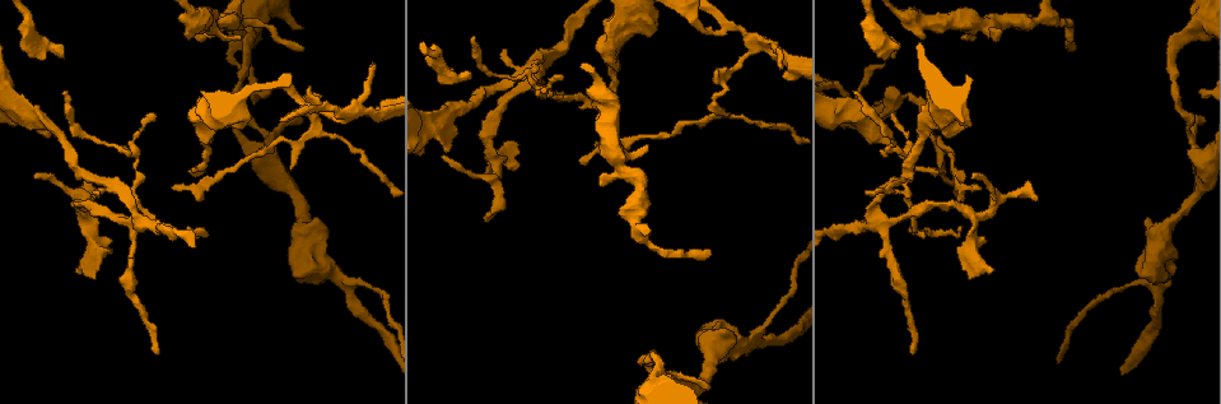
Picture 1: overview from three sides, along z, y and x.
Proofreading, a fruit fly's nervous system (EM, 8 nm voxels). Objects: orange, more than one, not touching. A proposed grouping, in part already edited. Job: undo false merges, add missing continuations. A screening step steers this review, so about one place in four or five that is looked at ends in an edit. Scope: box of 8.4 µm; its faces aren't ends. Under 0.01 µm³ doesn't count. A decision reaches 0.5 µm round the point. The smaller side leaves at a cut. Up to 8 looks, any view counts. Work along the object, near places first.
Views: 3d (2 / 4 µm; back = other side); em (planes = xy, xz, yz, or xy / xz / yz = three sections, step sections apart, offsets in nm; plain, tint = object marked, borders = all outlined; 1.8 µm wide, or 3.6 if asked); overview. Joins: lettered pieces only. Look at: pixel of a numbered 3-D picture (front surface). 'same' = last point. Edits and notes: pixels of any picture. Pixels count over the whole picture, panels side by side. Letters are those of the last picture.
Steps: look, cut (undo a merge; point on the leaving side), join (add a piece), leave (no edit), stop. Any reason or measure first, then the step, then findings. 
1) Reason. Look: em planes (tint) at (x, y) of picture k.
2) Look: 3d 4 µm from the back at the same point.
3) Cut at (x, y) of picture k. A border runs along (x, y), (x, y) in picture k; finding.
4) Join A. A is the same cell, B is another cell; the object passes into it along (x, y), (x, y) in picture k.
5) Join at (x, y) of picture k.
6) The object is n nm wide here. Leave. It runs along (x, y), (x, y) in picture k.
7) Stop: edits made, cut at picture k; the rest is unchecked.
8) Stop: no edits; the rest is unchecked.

Thick turns thin. Look: 3d 2 µm at (258, 41) of picture 1.

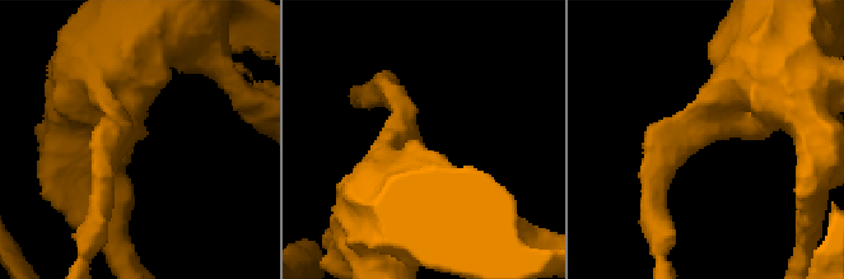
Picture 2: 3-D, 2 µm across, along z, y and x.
Look: em xz step 4 (tint) at (140, 138) of picture 2.

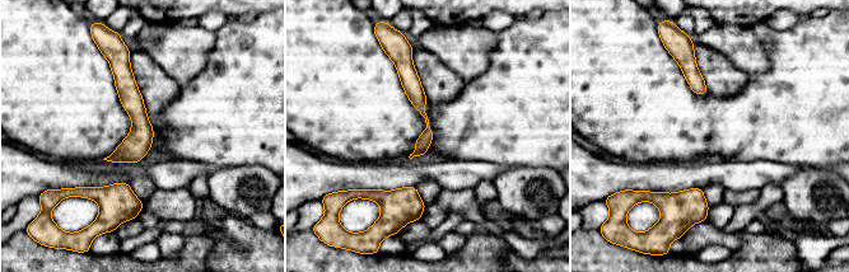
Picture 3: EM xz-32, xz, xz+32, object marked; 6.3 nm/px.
Another direction. Look: em planes (borders) at the same point.

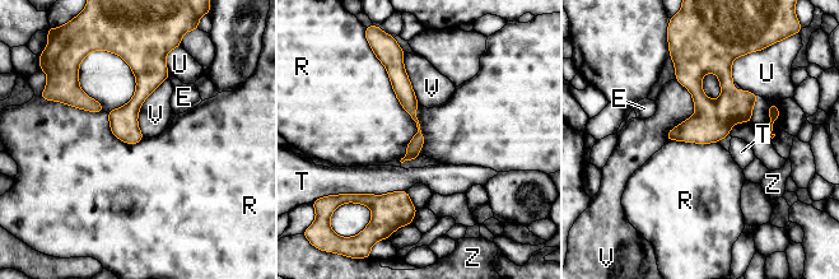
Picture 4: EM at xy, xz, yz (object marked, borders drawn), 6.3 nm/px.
Leave. E, R, T, U, V and Z are other cells; it runs along (400, 68), (418, 124), (409, 157) in picture 4; continuous, no second neuron.

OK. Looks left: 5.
Looks like a crossing. Look: em xz step 8 (tint) at (116, 187) of picture 1.

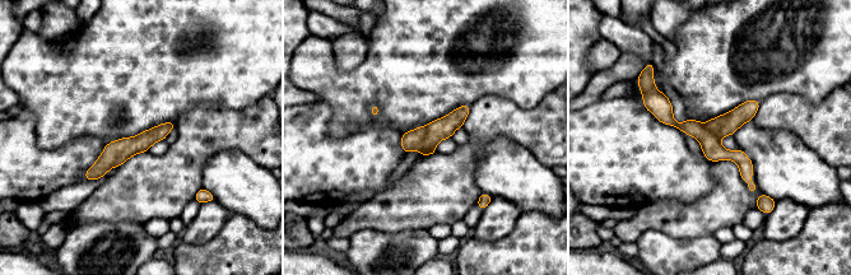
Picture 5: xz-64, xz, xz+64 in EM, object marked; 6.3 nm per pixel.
Cut it another way. Look: em planes (borders) at the same point.

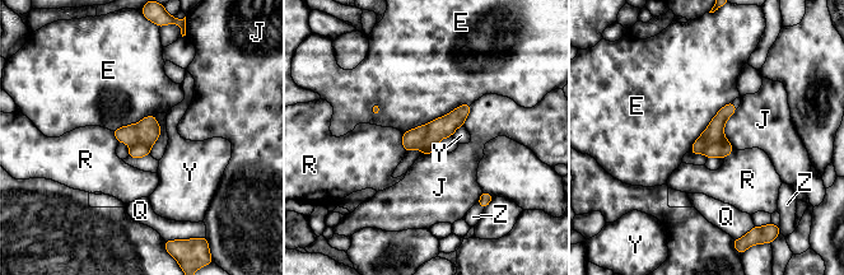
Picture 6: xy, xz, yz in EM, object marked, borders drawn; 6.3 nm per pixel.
The object is 160 nm wide here. Cut at (722, 148) of picture 6. E, J, Q, R, Y and Z are other cells; a border runs along (723, 136), (700, 152) in picture 6; a second neuron is stuck on.

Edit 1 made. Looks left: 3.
Look: overview.

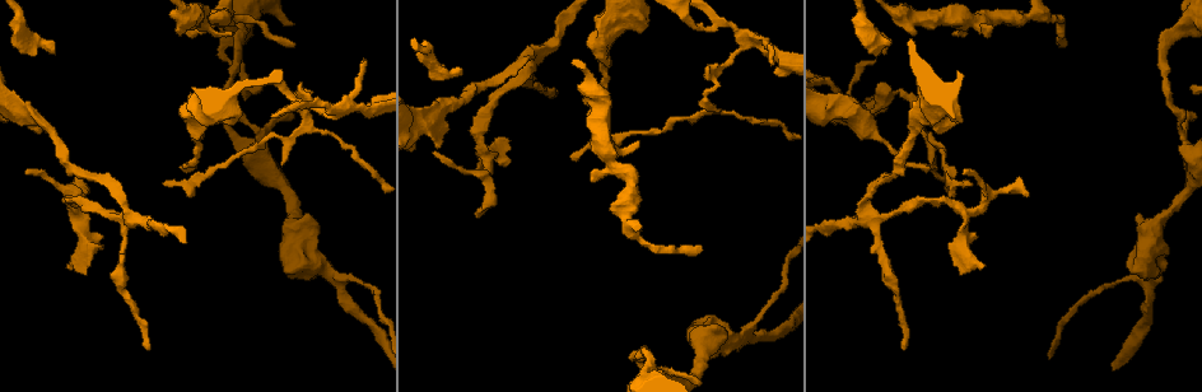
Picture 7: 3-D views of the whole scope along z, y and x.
An open end. Look: em planes (plain) at (69, 265) of picture 7.

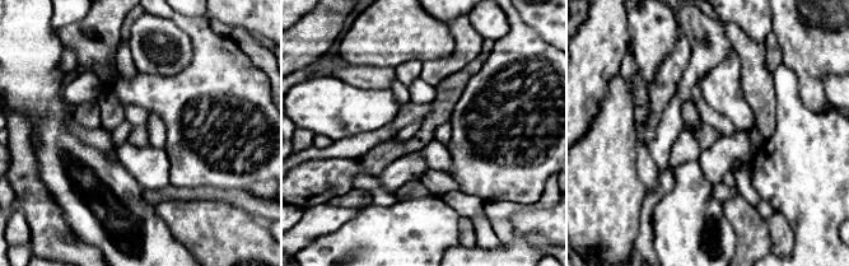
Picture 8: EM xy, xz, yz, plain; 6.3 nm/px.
Look: em planes (borders) at the same point.

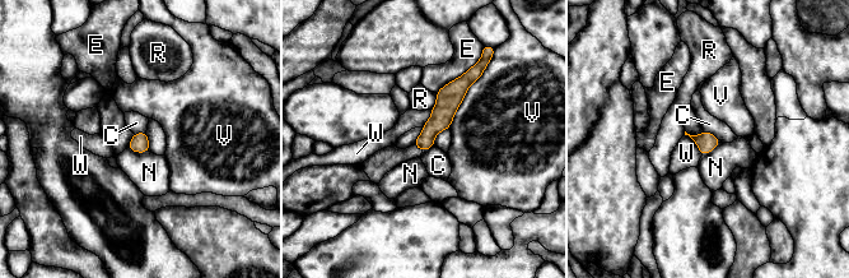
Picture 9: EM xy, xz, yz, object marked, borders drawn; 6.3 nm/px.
Leave. C, E, N, R, V and W are other cells; none of them fits.

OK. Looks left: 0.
Stop: edits made, cut at picture 6; the rest is unchecked.

